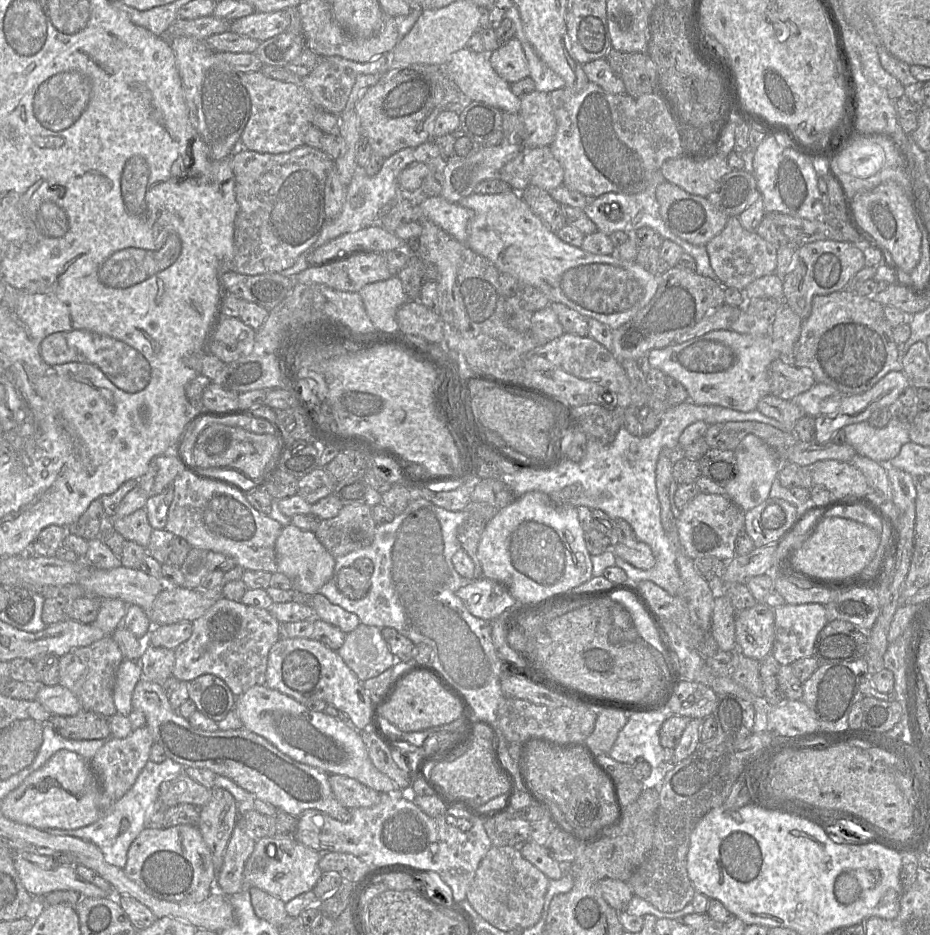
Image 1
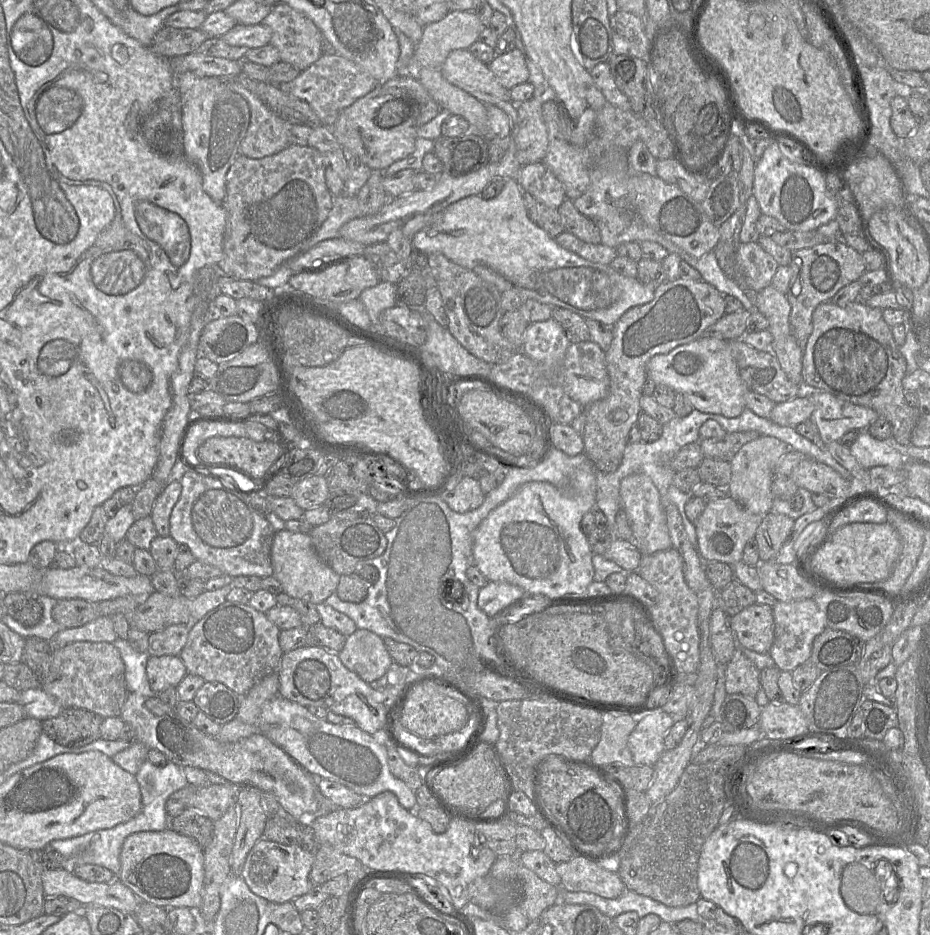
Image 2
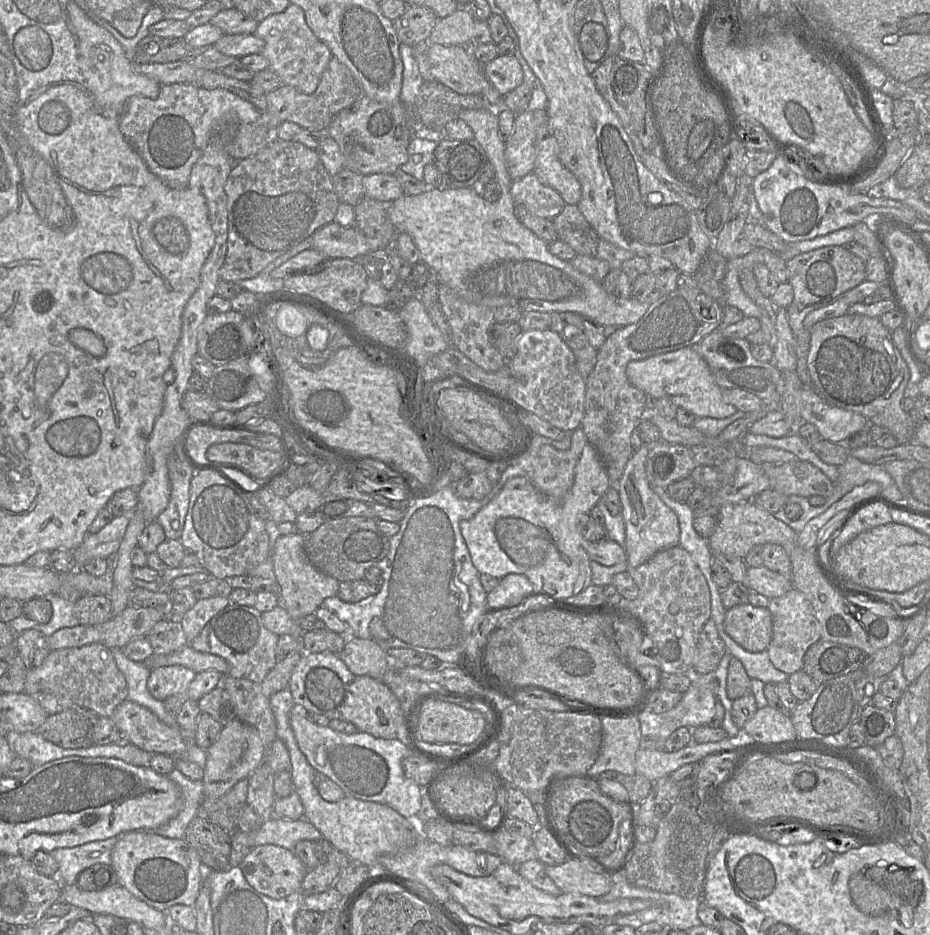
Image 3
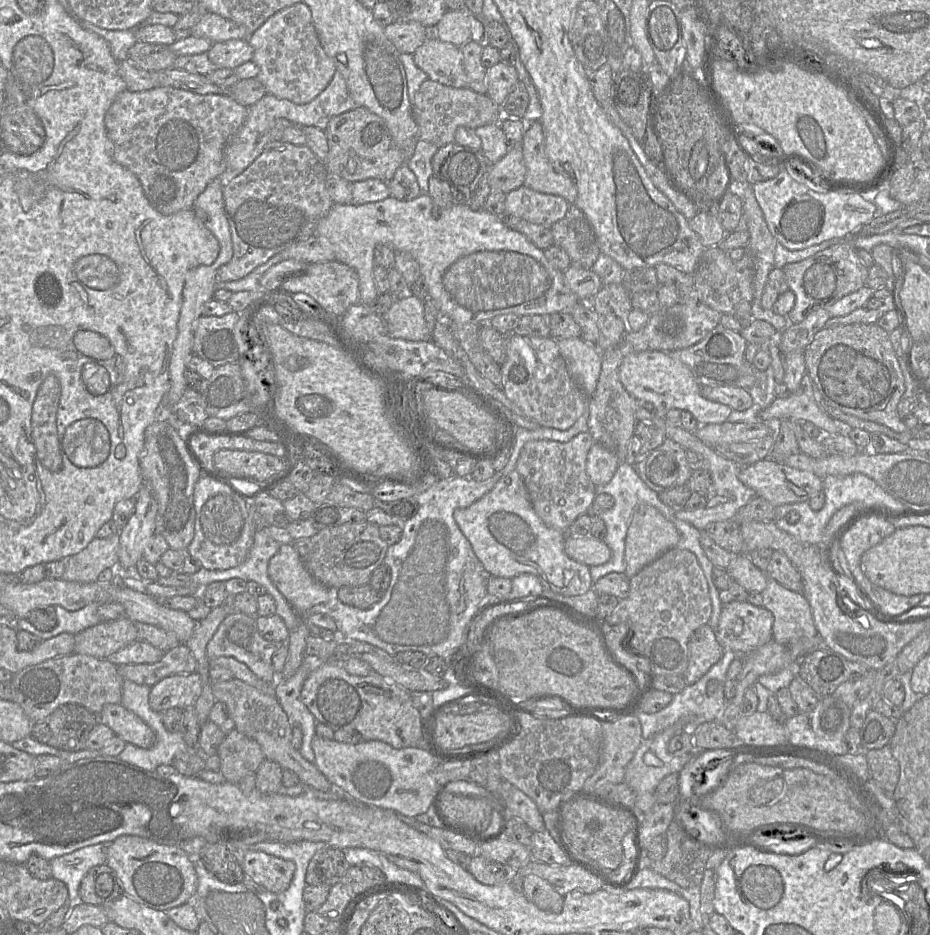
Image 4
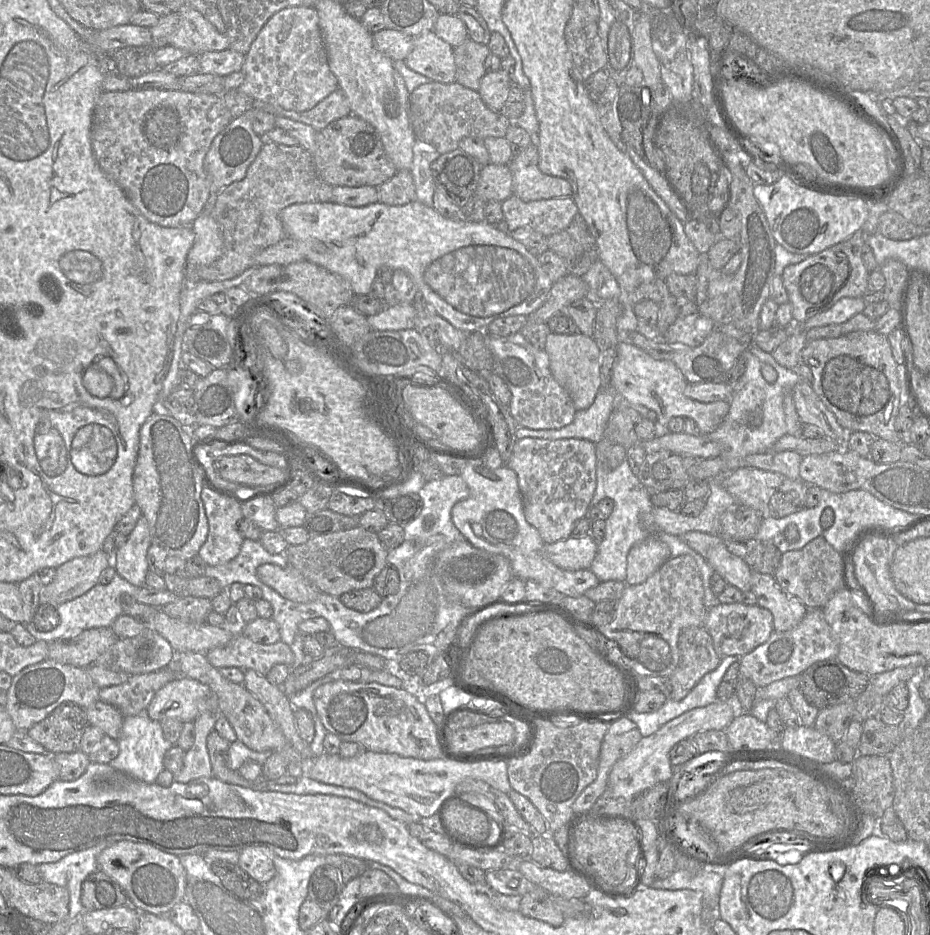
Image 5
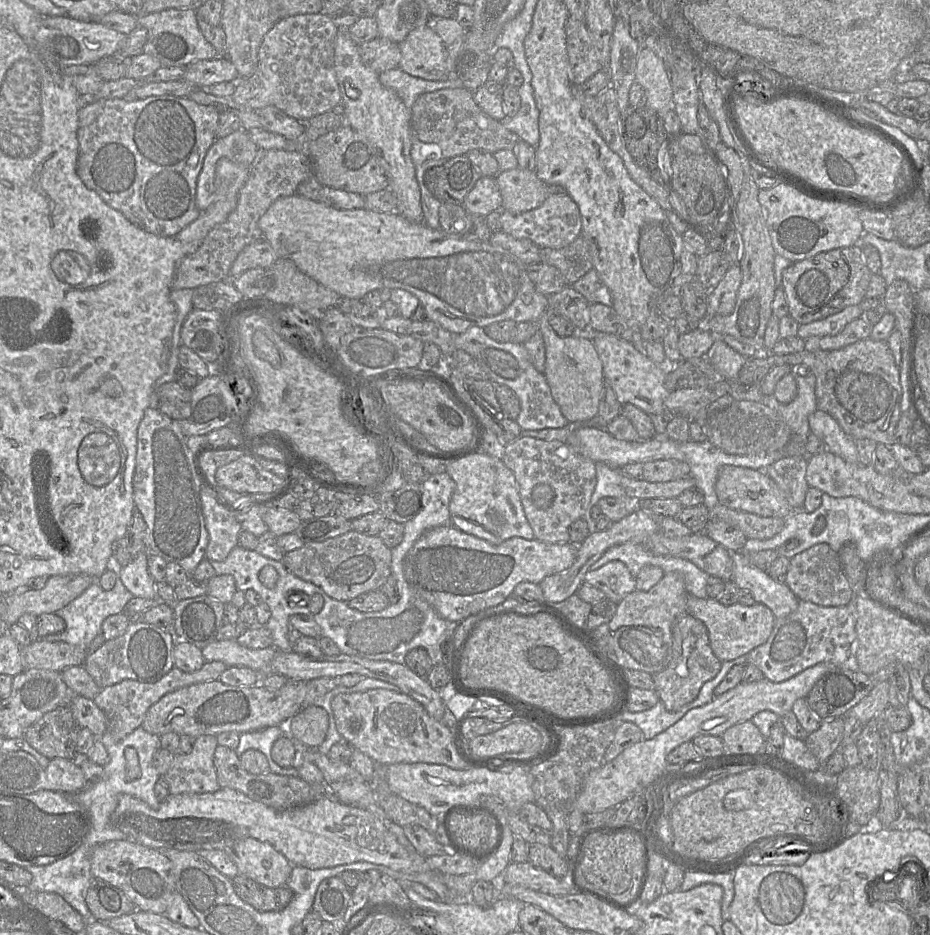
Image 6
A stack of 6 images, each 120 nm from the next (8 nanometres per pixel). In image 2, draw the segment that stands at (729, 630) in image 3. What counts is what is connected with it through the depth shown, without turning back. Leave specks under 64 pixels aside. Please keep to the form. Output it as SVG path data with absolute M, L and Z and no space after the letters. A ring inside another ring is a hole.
M766 604L747 606L734 616L729 616L729 626L740 644L757 653L769 653L774 641L774 617L772 607Z

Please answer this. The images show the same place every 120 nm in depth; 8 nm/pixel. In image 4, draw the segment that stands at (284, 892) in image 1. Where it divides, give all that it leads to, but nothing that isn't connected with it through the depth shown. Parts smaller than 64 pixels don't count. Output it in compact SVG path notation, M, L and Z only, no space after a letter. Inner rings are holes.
M248 851L242 865L244 876L273 893L285 891L290 885L295 864L262 851Z

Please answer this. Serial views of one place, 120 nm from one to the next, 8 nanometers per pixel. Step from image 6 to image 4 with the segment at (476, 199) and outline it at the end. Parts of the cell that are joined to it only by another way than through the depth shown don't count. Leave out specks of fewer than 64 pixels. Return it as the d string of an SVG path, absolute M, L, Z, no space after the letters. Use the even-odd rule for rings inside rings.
M522 143L509 148L506 155L490 165L488 183L491 190L508 193L524 185L526 167L523 159Z

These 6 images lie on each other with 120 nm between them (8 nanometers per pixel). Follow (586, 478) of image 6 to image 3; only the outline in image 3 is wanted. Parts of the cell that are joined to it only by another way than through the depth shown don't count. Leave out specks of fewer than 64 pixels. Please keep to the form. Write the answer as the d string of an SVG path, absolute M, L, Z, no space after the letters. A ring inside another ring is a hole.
M578 427L571 432L571 446L568 450L542 445L531 476L534 486L549 497L562 499L573 485L575 466L587 443L585 433Z

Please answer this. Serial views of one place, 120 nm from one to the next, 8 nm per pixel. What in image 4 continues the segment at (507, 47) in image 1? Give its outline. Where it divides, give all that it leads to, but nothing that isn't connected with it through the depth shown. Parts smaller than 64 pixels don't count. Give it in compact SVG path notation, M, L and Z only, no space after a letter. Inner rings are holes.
M500 61L486 69L486 95L497 105L501 105L518 81L514 65Z

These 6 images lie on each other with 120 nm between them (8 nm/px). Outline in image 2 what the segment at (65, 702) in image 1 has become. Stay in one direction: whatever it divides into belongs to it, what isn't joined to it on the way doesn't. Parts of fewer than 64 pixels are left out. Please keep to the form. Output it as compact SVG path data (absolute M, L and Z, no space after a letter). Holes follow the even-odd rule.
M41 687L20 692L18 703L23 707L27 717L40 721L54 718L64 710L59 701Z

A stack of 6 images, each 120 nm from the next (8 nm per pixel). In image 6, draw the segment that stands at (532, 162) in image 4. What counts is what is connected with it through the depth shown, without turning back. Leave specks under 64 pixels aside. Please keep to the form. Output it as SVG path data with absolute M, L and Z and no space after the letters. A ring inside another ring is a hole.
M520 167L500 171L496 182L502 196L501 210L514 214L539 207L552 194L566 193L563 188L540 180L535 171Z

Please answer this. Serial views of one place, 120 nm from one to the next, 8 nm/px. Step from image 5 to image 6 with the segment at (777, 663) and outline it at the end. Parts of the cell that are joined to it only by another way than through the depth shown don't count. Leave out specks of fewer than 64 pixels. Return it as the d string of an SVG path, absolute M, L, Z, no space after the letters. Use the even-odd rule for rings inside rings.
M799 601L797 609L790 615L776 619L772 633L767 641L748 653L748 663L759 668L764 678L780 683L819 663L835 665L854 665L857 611L855 602L846 606L825 607L809 601Z

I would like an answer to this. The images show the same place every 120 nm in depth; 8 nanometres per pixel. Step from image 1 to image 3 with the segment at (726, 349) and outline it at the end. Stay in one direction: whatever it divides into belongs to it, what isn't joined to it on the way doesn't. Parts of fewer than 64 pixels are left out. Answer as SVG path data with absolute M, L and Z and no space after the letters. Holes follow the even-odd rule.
M684 347L675 351L663 353L663 354L657 354L653 355L651 357L642 359L642 360L632 360L630 361L627 366L626 366L626 376L629 380L629 382L635 386L636 388L640 389L643 391L647 396L652 397L653 399L658 399L658 398L668 398L671 400L676 406L684 408L694 414L696 417L709 417L709 418L716 418L716 419L723 419L728 416L733 415L737 409L732 405L727 403L724 398L723 398L723 389L716 383L716 380L706 363L706 361L698 354L696 349L694 347Z

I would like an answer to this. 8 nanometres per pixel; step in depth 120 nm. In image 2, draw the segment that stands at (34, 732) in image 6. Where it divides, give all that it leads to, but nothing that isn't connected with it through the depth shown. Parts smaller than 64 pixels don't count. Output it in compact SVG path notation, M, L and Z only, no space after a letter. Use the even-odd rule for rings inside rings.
M64 709L58 716L42 722L43 732L61 746L81 747L101 738L104 718L86 709Z

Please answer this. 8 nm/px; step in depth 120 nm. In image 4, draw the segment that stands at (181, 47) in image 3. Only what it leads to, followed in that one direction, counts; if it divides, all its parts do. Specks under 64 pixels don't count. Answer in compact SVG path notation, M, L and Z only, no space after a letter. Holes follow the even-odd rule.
M136 42L128 51L129 62L148 71L162 71L172 68L177 55L169 45Z

